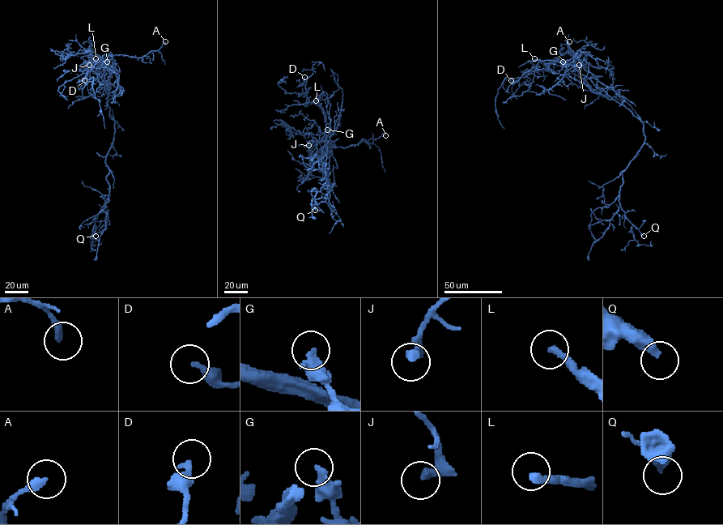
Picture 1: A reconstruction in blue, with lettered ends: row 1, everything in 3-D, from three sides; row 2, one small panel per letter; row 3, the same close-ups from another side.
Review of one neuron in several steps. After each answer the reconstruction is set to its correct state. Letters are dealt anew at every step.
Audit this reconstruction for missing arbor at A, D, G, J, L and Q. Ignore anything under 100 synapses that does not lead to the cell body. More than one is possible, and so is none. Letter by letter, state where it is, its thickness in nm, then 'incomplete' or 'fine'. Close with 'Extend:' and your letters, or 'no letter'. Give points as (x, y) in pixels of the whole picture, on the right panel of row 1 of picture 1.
A: (569, 41) | 280 nm | fine
D: (511, 80) | 320 nm | fine
G: (563, 61) | 240 nm | fine
J: (579, 65) | 260 nm | fine
L: (534, 58) | 240 nm | incomplete
Q: (644, 236) | 400 nm | fine
Extend: L

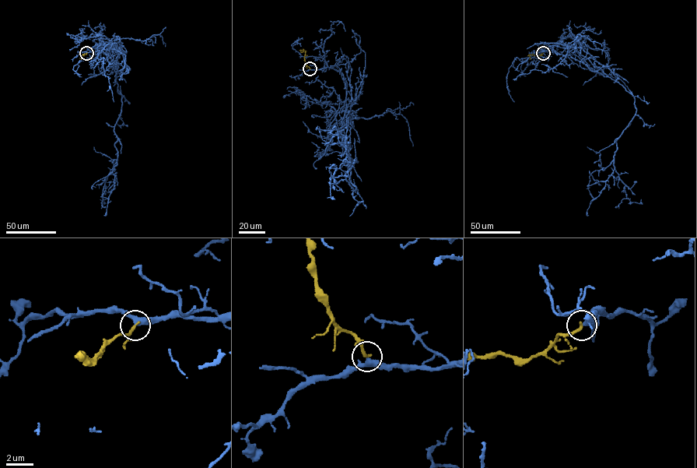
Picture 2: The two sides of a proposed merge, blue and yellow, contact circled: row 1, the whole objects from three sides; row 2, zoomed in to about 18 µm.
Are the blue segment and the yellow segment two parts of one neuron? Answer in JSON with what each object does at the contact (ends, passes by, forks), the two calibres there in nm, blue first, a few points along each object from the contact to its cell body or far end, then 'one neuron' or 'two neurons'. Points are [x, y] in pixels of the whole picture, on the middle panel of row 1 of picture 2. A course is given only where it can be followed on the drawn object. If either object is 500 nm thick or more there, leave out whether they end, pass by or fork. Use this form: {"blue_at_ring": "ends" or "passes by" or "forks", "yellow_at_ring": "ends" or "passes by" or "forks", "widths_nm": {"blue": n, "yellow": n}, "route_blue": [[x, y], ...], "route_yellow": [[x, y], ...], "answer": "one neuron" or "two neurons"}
{"blue_at_ring": "passes by", "yellow_at_ring": "ends", "widths_nm": {"blue": 340, "yellow": 240}, "route_blue": [[309, 68], [333, 68], [346, 82], [340, 136], [355, 191], [345, 175], [346, 150], [332, 128]], "route_yellow": [[309, 68], [304, 58], [305, 51], [300, 50], [303, 51]], "answer": "one neuron"}

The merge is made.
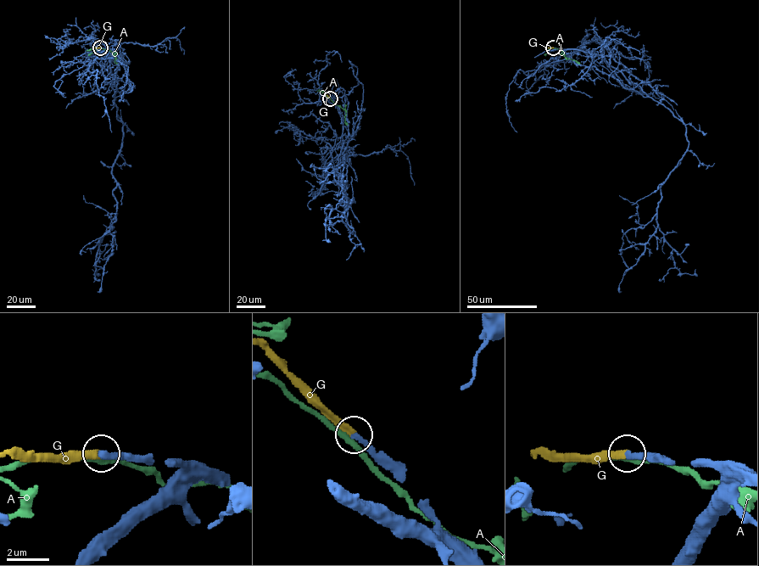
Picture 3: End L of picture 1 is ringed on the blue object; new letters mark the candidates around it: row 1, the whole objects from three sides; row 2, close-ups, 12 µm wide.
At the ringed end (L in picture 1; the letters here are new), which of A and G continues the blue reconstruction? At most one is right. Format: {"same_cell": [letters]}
{"same_cell": ["G"]}

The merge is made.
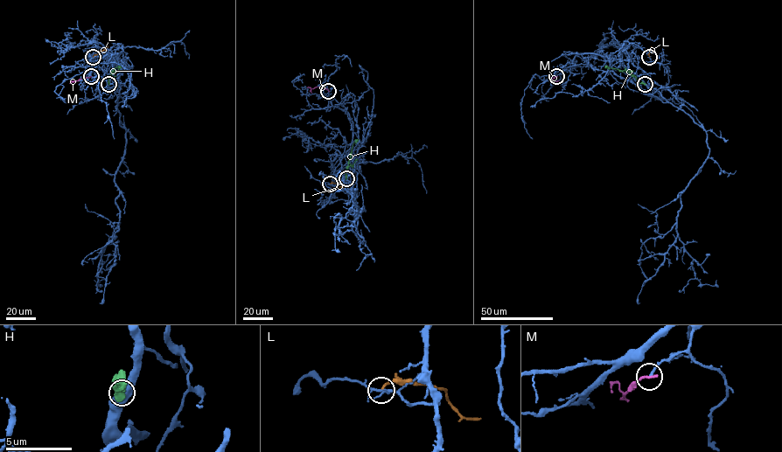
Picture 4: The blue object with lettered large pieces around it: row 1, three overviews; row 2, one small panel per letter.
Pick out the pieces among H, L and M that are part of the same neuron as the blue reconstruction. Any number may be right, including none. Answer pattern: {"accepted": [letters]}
{"accepted": []}

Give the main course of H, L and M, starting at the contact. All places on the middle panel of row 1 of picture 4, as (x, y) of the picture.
H: (346, 178), (352, 149), (359, 139)
L: (330, 184), (337, 184), (340, 186), (345, 184)
M: (328, 90), (317, 86), (307, 87)

